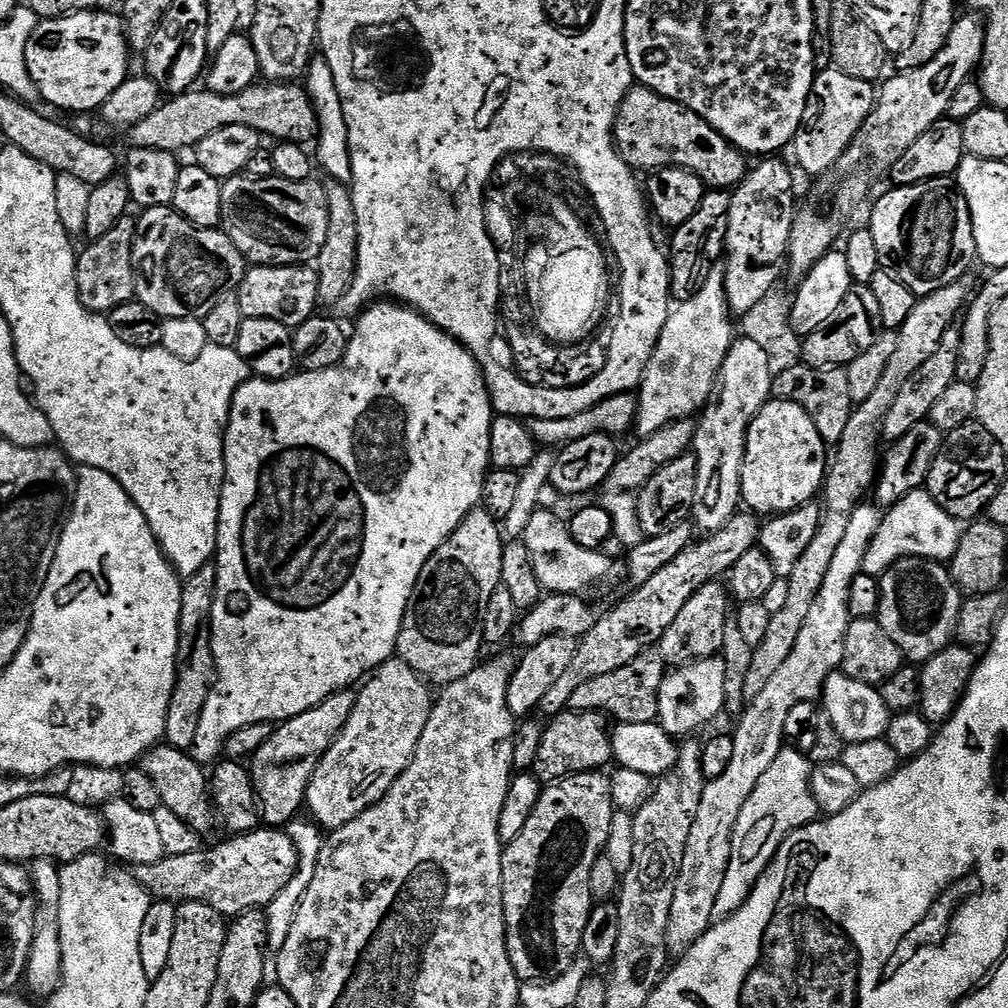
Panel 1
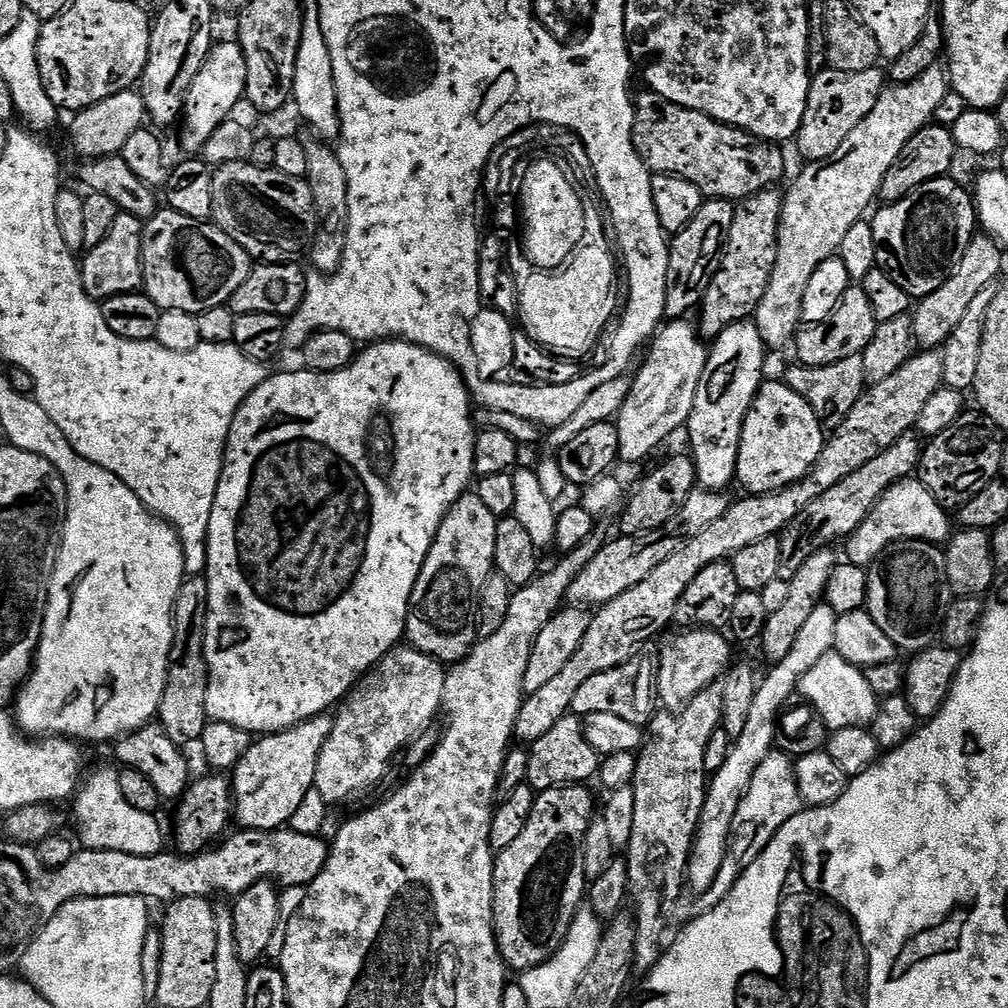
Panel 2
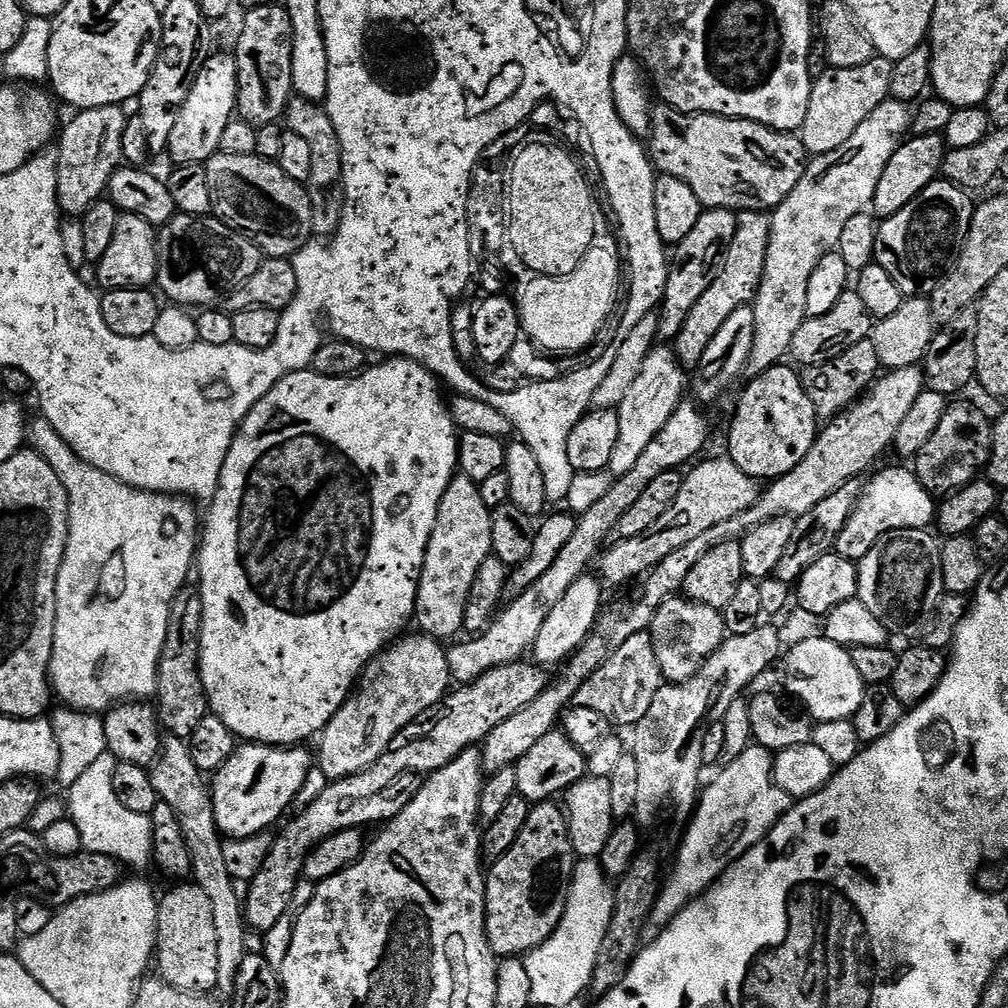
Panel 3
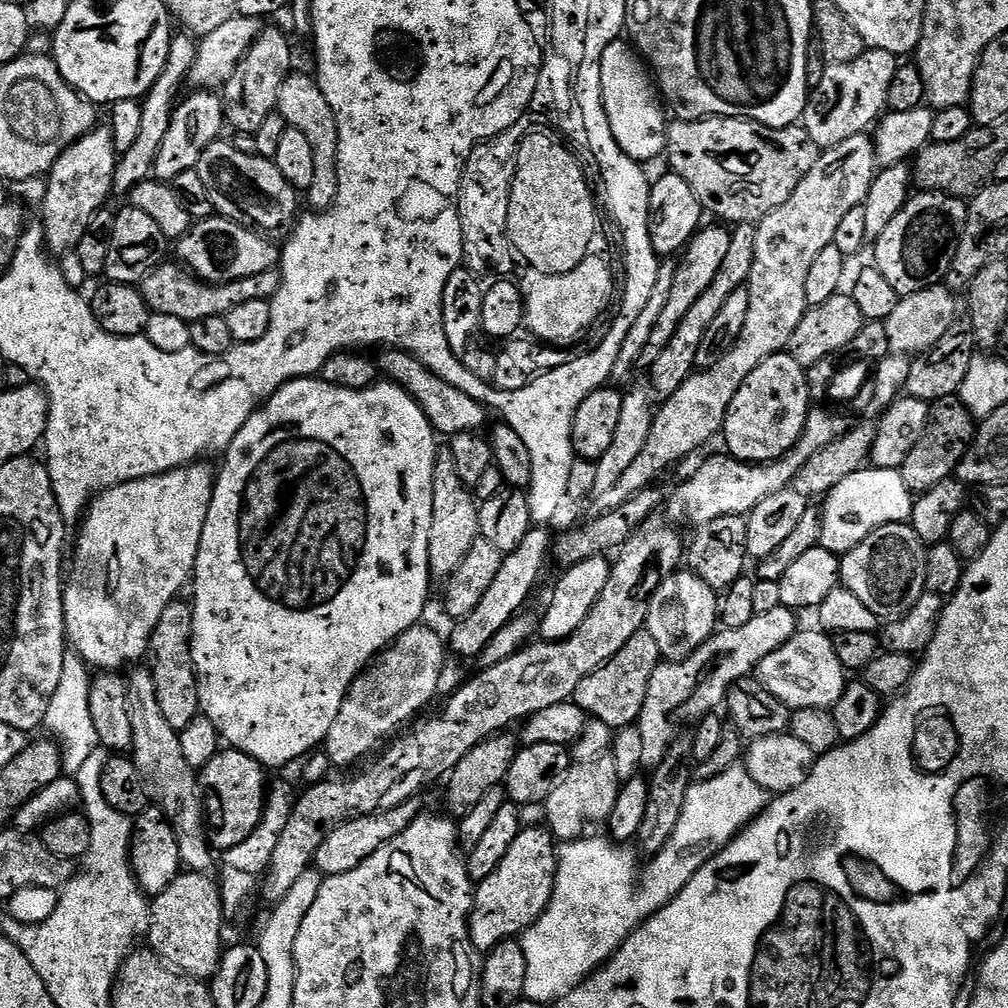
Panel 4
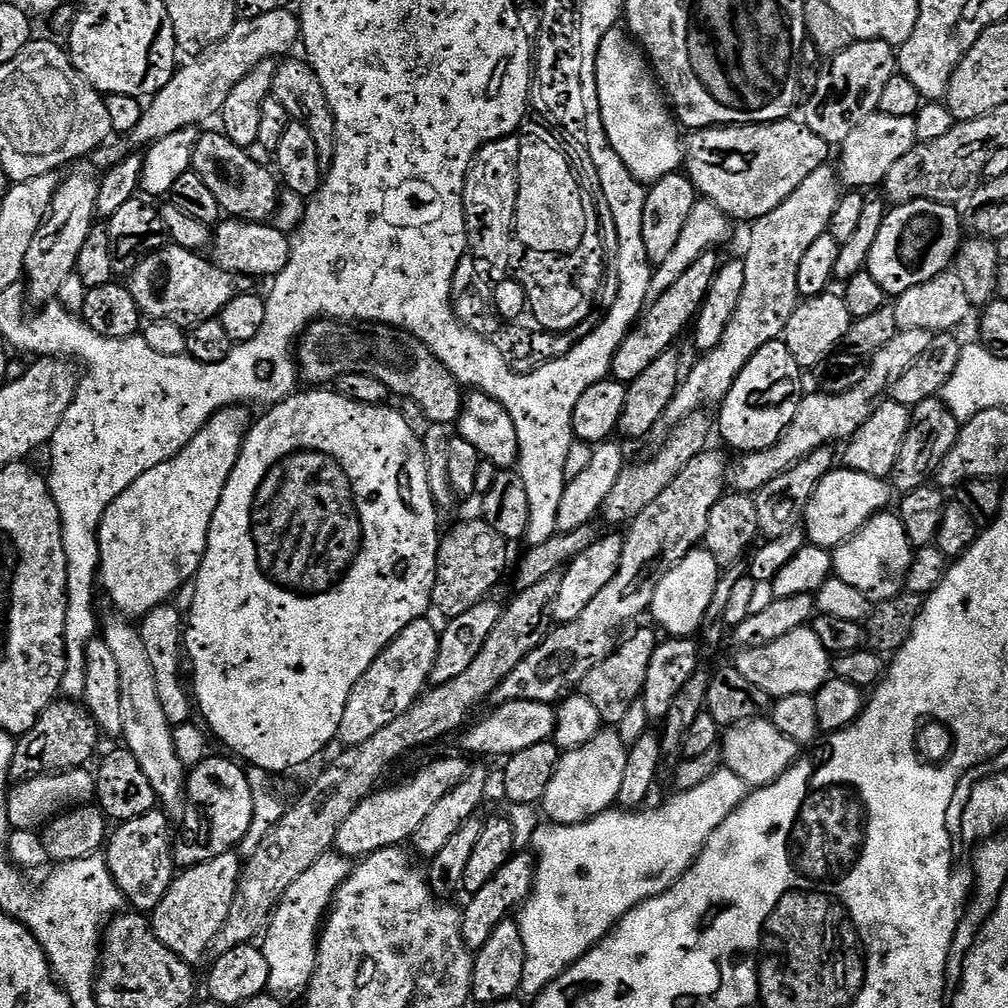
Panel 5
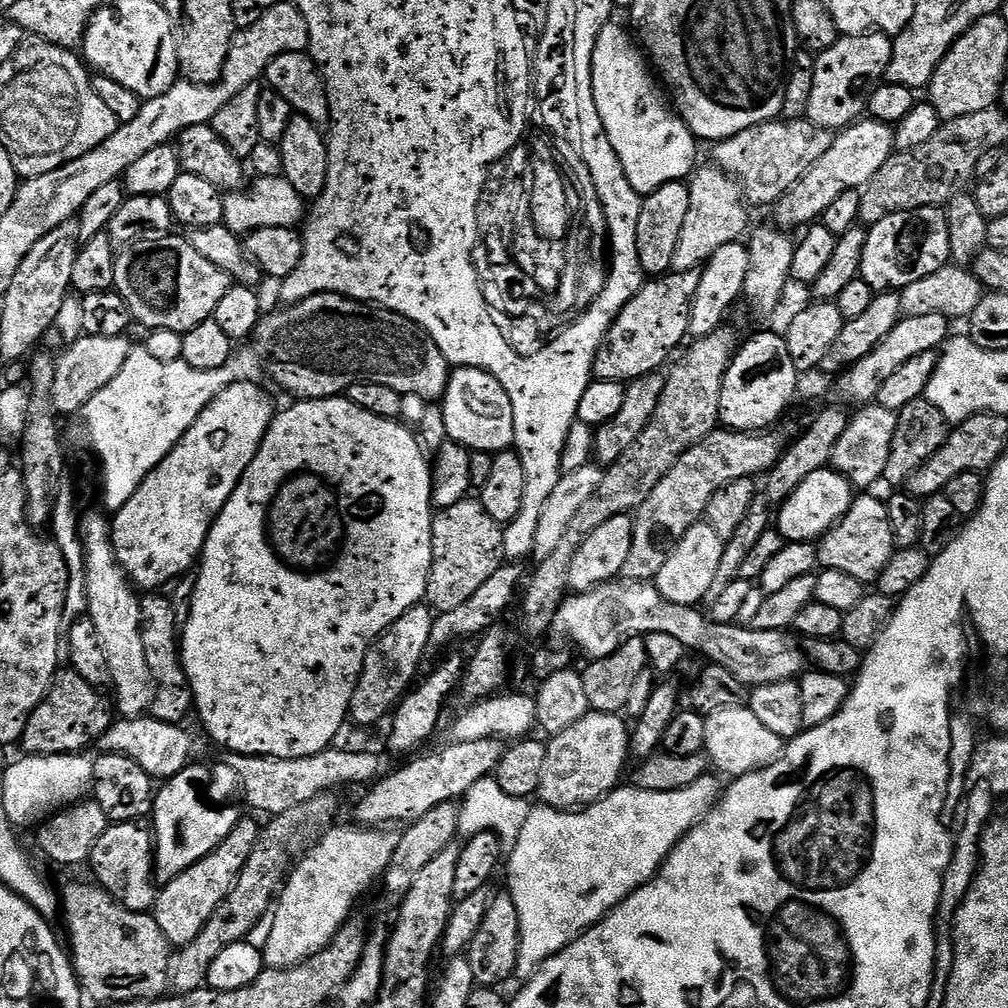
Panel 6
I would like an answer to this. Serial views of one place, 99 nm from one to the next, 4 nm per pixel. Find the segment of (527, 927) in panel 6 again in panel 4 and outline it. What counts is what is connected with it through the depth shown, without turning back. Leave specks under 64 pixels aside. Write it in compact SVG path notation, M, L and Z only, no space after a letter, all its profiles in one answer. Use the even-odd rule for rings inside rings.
M743 763L736 764L730 770L722 770L722 774L714 778L693 783L686 794L686 806L682 806L682 818L678 818L678 826L670 842L666 842L666 846L662 846L662 850L647 861L648 869L641 876L640 864L636 861L637 853L632 853L628 849L631 847L623 843L613 842L603 835L589 835L587 838L567 841L556 857L558 870L554 894L538 922L529 926L520 940L526 954L523 999L533 1000L541 1006L552 1006L563 996L570 994L570 990L583 984L597 968L607 964L608 959L623 946L624 939L632 931L674 899L686 886L686 882L690 882L690 878L694 878L694 874L702 870L704 863L717 856L721 848L731 844L769 803L769 793L762 786L758 786L758 782L754 782Z

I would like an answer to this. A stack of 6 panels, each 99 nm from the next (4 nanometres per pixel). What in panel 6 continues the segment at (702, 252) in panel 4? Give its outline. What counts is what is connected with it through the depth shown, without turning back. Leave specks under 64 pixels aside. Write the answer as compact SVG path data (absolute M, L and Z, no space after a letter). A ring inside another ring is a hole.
M698 268L685 272L671 271L645 282L638 294L626 302L610 326L592 367L593 377L597 380L631 382L639 376L660 372L669 363L668 355L676 347L679 349L688 336L692 303L698 294L700 274L701 269Z

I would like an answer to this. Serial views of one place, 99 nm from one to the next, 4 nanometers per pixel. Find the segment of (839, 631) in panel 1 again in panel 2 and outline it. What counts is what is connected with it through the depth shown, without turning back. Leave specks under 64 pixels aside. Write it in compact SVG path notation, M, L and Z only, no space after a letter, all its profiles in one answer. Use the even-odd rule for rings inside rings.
M821 602L811 612L809 620L802 625L798 639L790 649L790 654L782 658L782 662L771 665L767 670L768 677L759 681L754 702L750 705L750 715L746 718L746 726L742 734L735 740L726 758L722 762L722 770L718 770L711 777L704 793L704 812L700 815L700 825L696 827L696 837L692 840L692 852L688 855L688 870L686 880L689 886L703 894L712 888L722 870L722 864L728 853L728 846L732 838L732 823L734 814L738 814L738 806L742 798L750 790L750 782L758 766L774 750L772 744L776 740L776 719L784 708L784 703L799 689L800 680L823 656L834 649L834 626L837 612L826 602Z

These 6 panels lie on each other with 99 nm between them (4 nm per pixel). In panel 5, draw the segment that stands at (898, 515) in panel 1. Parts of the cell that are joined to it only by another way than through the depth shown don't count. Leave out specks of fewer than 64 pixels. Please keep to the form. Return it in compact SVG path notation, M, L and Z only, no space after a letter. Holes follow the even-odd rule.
M847 466L828 472L826 478L818 482L804 511L802 527L807 543L834 550L842 542L846 542L868 519L889 507L888 499L891 498L893 489L890 484L888 489L888 484L887 479L862 474Z

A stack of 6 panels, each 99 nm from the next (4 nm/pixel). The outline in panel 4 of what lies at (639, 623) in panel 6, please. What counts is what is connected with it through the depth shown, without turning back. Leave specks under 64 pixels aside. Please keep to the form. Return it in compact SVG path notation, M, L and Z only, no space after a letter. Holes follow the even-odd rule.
M797 631L774 654L766 654L757 666L755 675L762 686L774 694L782 703L795 710L797 708L831 709L842 698L842 690L846 683L846 670L842 662L838 662L838 654L834 654L831 639L823 631Z

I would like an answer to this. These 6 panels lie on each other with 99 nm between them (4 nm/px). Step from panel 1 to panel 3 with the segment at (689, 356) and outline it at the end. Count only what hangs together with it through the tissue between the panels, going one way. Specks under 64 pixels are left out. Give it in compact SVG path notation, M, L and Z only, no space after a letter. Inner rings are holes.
M664 344L652 348L643 363L642 372L630 386L630 391L617 408L619 414L619 430L613 457L608 470L613 477L626 474L632 470L639 455L646 446L655 440L661 432L671 414L683 401L682 392L686 390L686 374L679 364L675 351ZM685 376L685 380L684 380Z

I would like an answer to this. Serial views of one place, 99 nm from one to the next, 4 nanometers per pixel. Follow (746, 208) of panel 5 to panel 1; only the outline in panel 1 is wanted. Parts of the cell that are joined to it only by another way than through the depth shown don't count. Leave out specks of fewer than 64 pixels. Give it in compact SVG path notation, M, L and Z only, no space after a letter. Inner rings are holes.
M643 86L629 87L623 93L620 109L614 118L614 143L620 156L633 170L684 168L687 172L694 173L705 186L712 190L735 189L750 171L749 157L740 149L729 144L726 138L719 136L701 116L694 114L688 108L683 108L678 102L665 96L659 96L654 90Z

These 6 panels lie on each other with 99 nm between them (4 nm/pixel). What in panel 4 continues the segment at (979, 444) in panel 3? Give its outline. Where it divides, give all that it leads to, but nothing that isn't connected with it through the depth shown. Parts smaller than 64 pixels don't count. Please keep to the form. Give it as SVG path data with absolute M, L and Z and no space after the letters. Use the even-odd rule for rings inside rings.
M959 395L931 401L926 430L922 438L918 438L914 450L906 454L906 462L898 469L908 489L913 494L921 494L942 482L943 479L952 478L956 467L968 453L968 447L972 445L972 437L976 435L977 427L972 411L960 401Z

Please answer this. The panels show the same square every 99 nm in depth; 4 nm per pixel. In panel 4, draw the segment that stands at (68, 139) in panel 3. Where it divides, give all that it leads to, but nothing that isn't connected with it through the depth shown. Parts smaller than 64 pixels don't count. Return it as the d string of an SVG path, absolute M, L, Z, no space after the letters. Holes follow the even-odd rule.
M97 126L91 132L87 132L81 140L70 145L60 155L58 162L54 162L51 172L47 173L46 176L48 193L42 201L42 207L44 207L44 220L42 219L44 243L49 253L63 254L73 251L78 246L78 242L82 238L82 234L86 234L86 226L90 226L94 214L98 214L101 208L109 203L108 196L113 195L112 183L114 182L117 159L118 153L112 141L111 127Z

